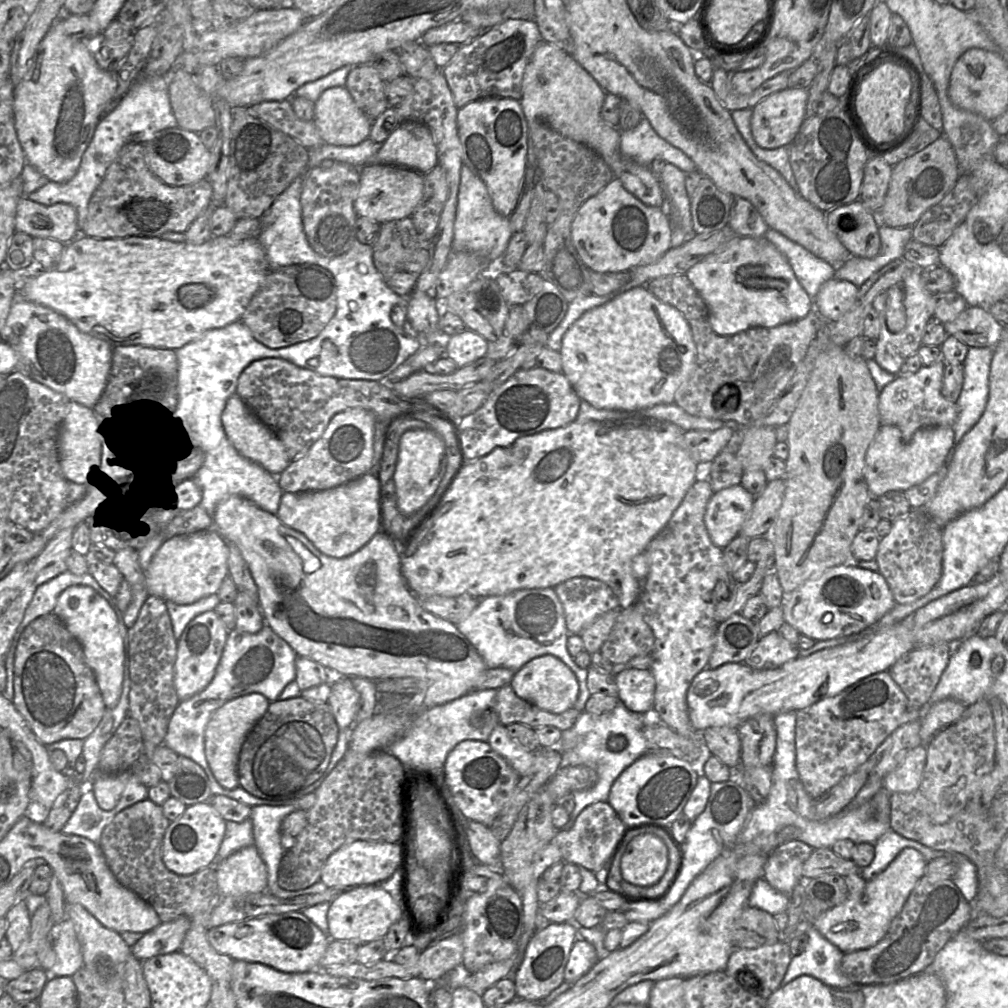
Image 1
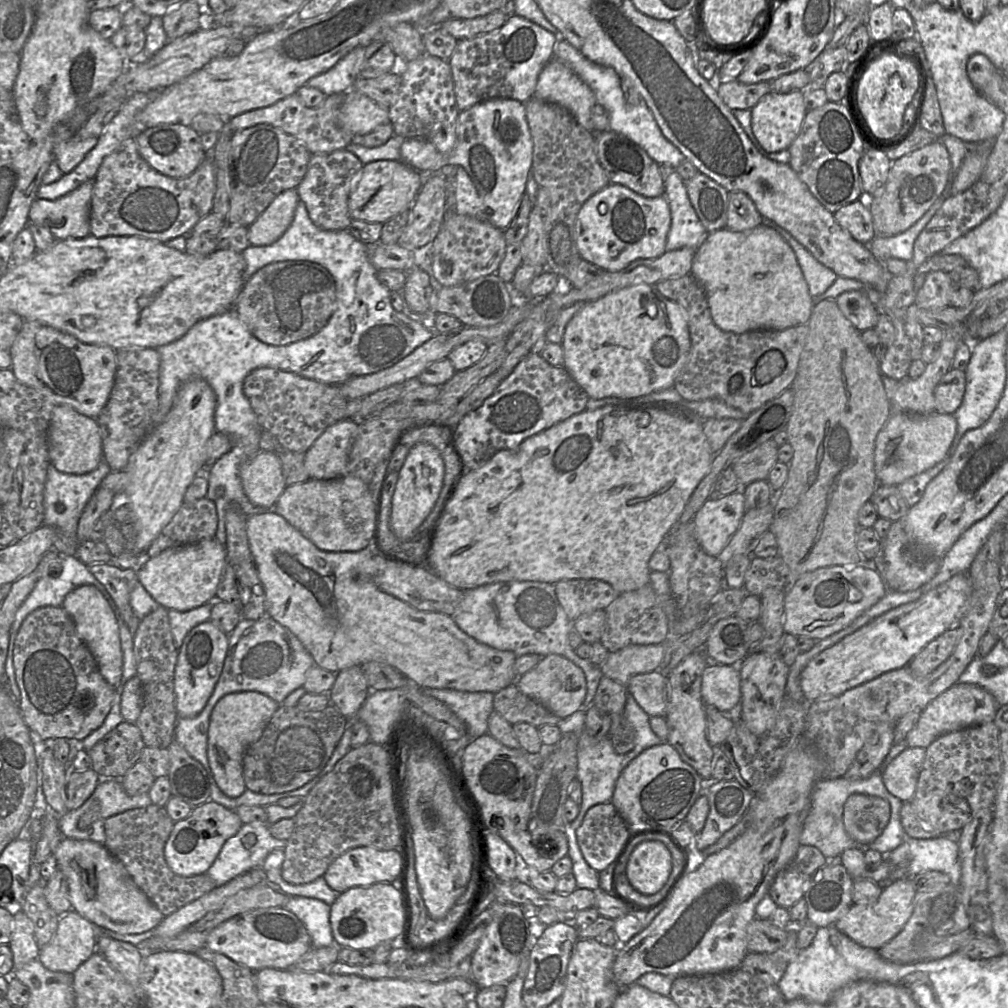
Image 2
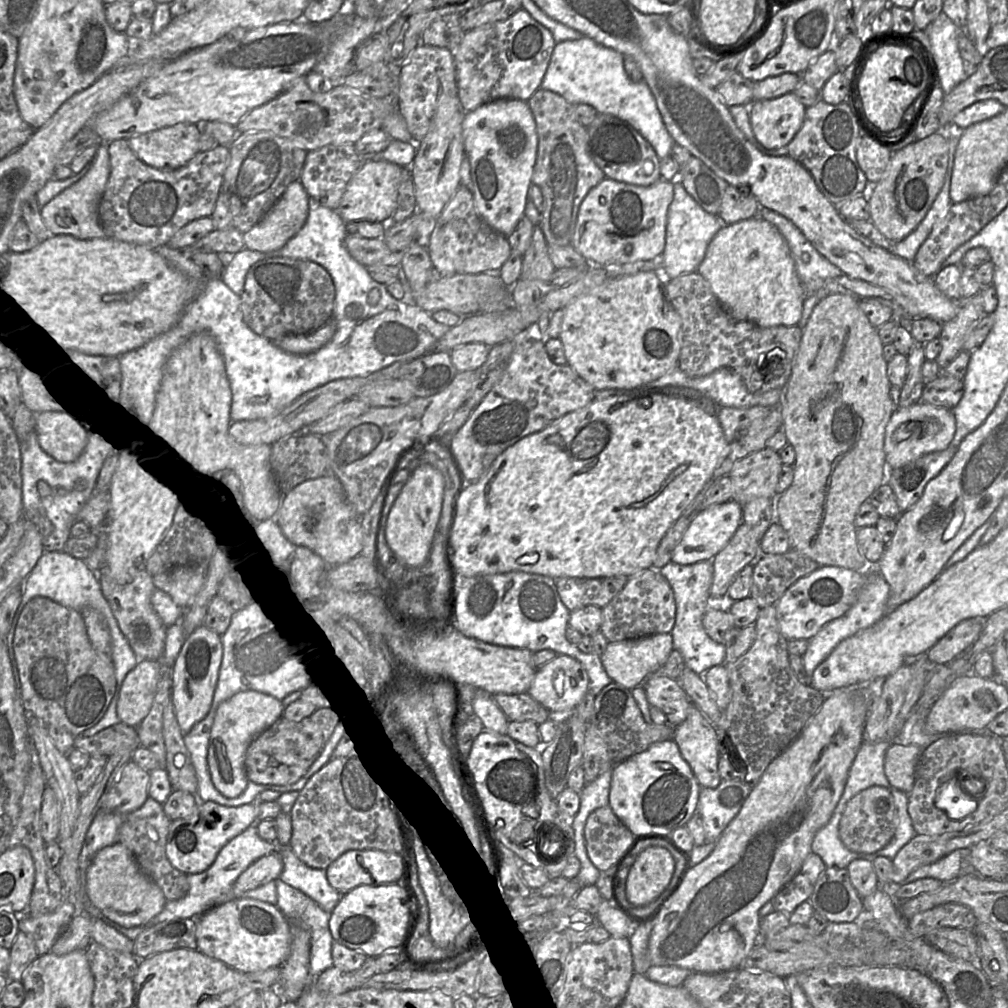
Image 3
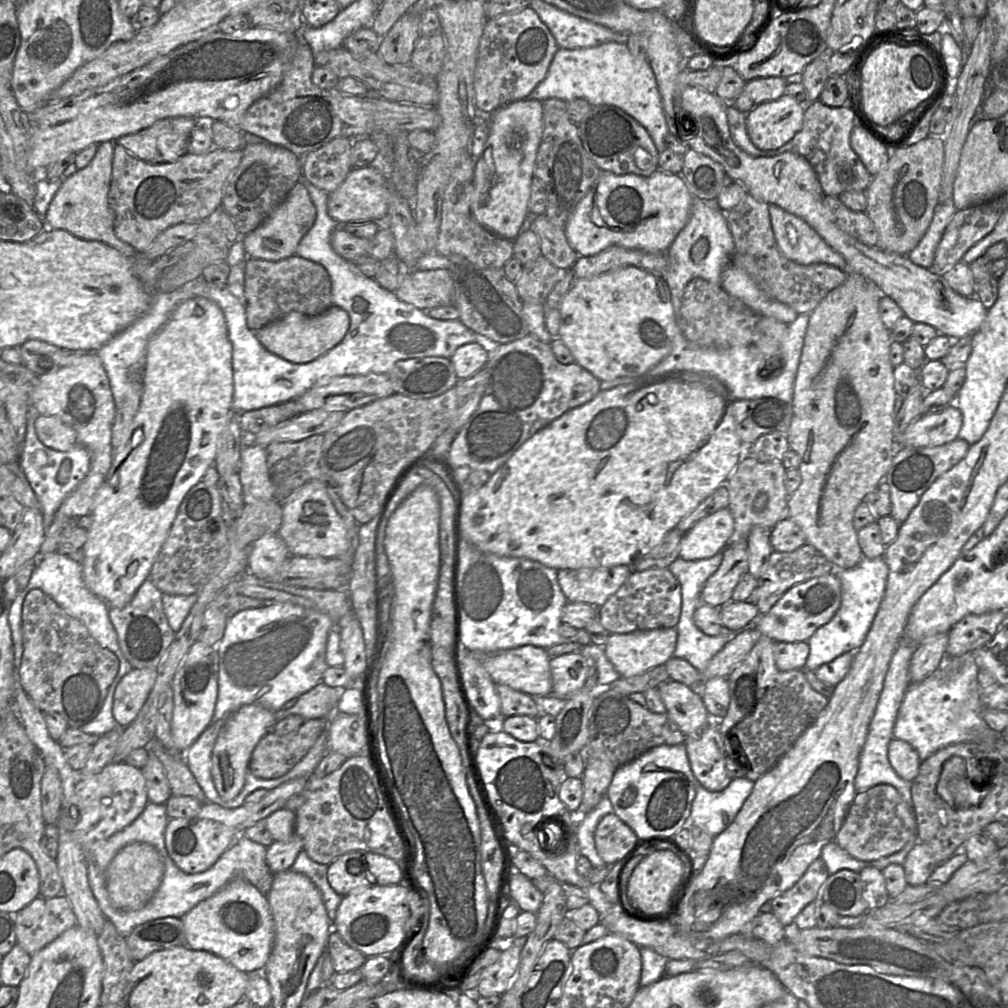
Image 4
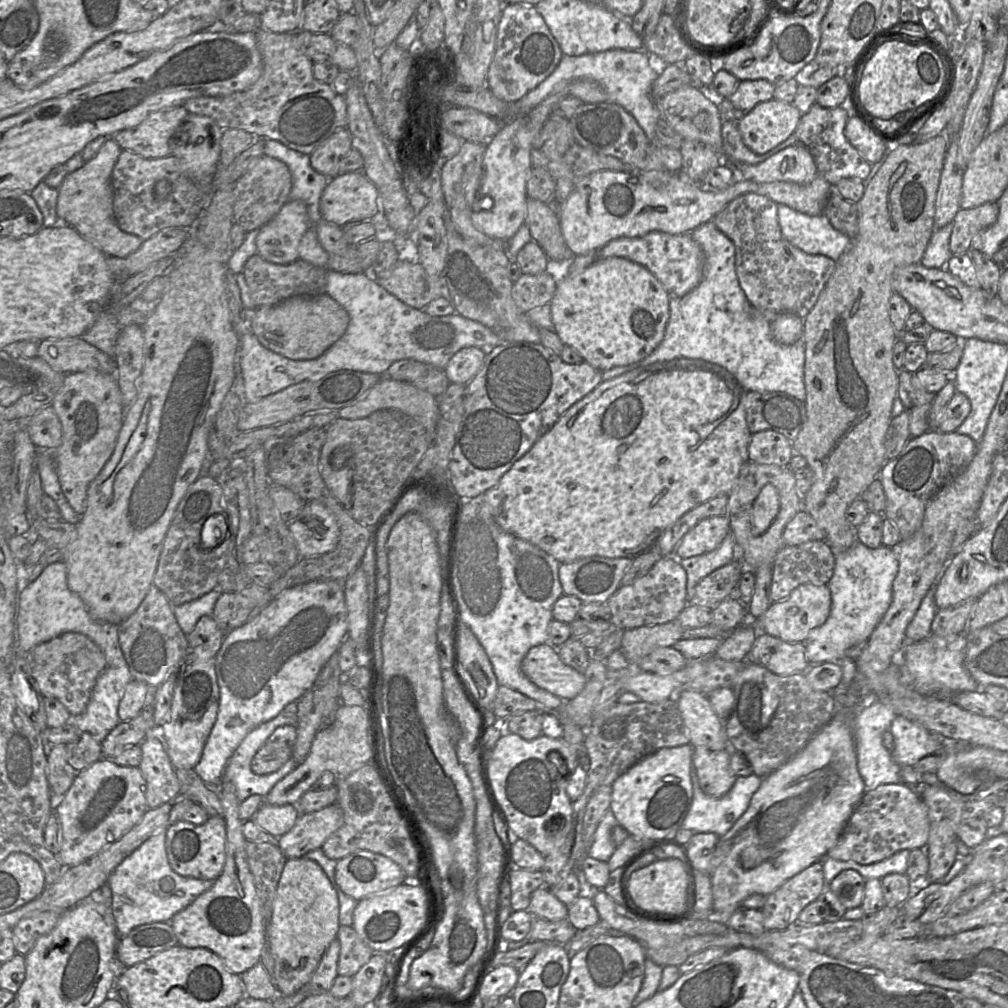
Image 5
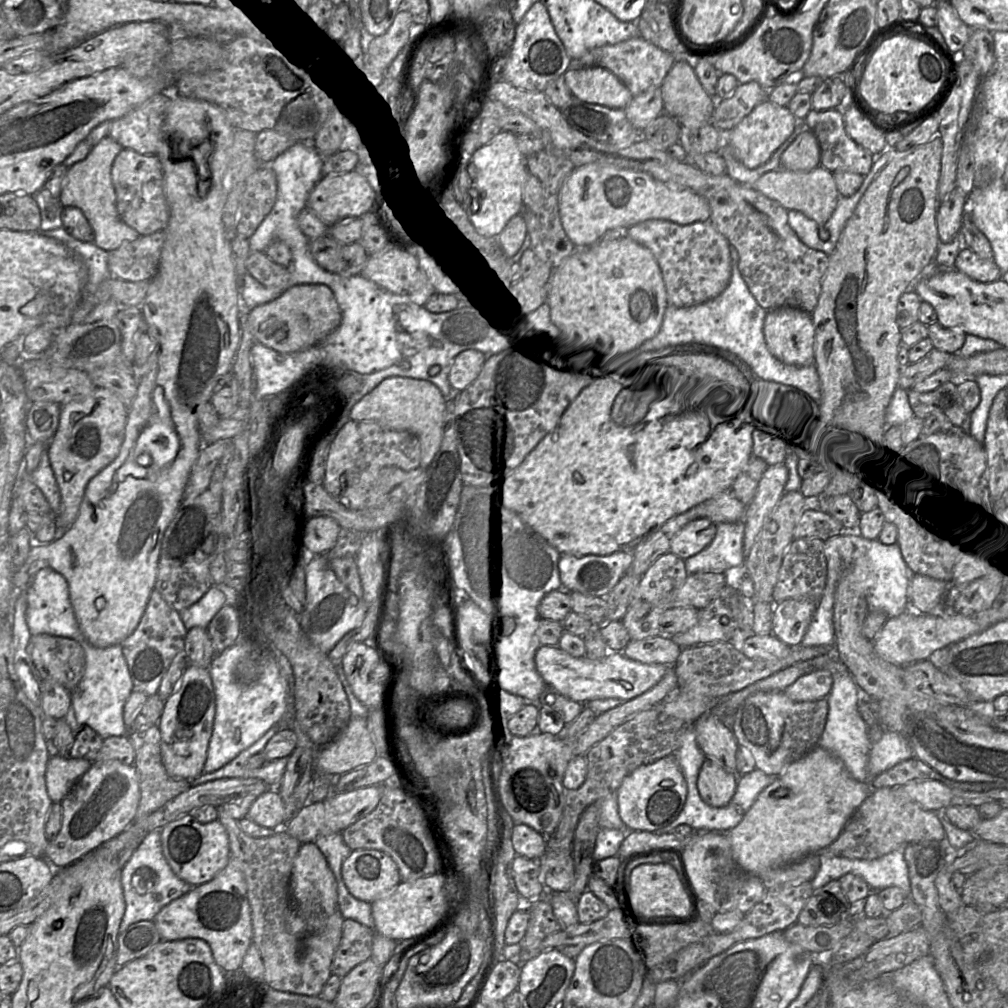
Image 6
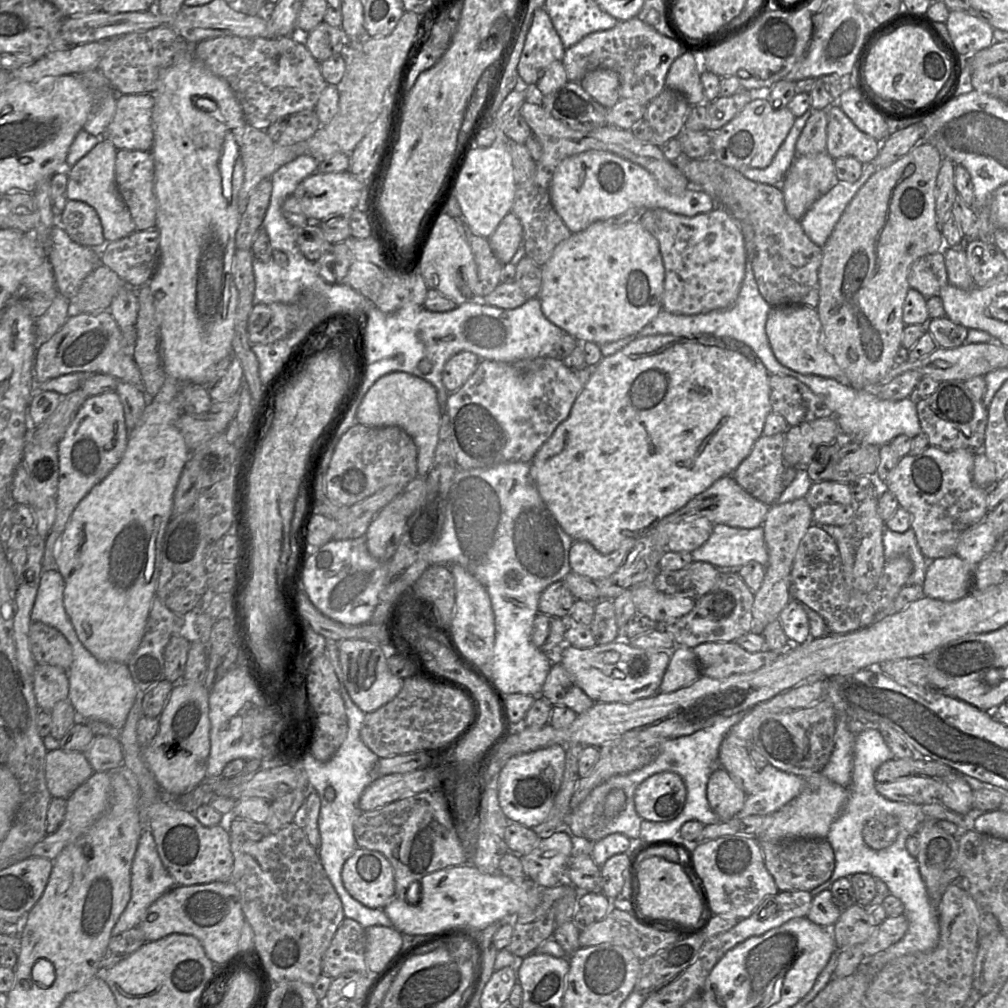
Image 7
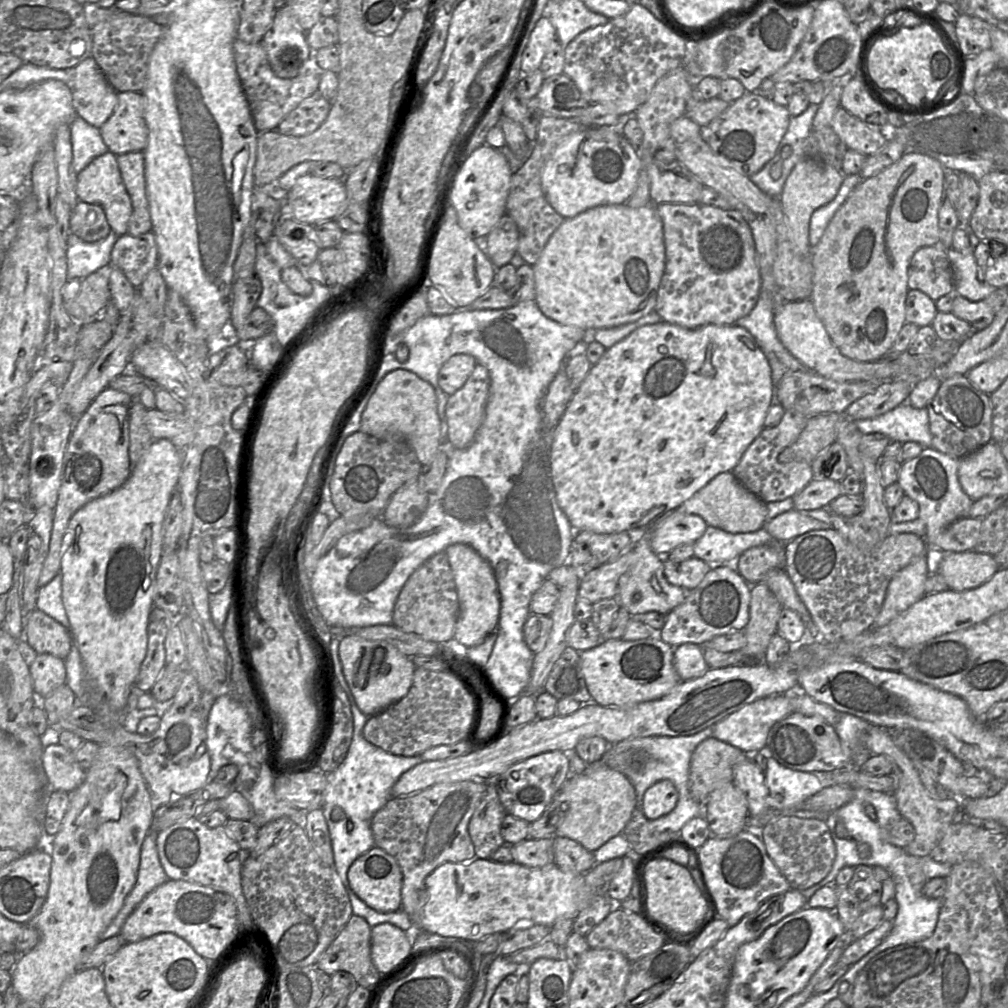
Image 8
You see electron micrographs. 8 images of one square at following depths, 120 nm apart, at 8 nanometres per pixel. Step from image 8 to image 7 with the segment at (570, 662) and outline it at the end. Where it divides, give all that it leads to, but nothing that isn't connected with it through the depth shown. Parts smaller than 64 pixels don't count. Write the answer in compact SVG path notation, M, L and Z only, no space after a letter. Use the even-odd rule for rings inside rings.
M553 663L542 687L542 696L552 705L564 705L582 714L594 705L594 701L573 681L565 667Z

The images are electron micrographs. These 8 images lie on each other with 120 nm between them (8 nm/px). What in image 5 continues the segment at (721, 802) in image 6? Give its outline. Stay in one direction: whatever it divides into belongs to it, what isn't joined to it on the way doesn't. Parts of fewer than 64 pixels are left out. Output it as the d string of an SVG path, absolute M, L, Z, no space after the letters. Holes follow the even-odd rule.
M696 747L692 752L692 766L702 791L711 797L724 796L733 787L737 776L729 765L731 749L710 750Z

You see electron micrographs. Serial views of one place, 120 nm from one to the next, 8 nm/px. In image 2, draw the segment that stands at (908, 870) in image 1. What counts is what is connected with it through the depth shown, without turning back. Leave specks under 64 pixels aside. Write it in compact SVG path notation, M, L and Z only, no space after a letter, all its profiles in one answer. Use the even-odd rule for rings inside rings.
M903 877L884 887L877 901L871 904L853 904L835 926L859 945L879 949L901 932L914 909L916 890L913 879Z

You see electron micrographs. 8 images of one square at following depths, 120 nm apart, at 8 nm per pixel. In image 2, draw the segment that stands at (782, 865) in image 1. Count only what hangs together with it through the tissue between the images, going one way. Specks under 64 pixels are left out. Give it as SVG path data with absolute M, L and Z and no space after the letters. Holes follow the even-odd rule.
M800 845L794 859L775 877L769 895L778 907L789 910L804 897L813 875L828 862L816 847Z

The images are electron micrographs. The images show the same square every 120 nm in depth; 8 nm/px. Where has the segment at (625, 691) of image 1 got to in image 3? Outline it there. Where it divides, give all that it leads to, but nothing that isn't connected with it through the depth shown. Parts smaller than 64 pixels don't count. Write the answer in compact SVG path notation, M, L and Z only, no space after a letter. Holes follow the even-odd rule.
M649 676L642 685L648 703L665 714L668 724L676 727L686 719L692 702L678 680L665 676Z

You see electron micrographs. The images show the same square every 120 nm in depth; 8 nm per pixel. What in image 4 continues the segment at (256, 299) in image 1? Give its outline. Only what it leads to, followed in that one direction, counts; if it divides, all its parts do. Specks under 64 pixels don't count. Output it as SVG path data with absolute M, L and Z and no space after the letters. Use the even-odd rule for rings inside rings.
M297 255L277 262L247 258L244 272L246 322L253 332L290 312L317 316L333 305L331 281L326 269Z

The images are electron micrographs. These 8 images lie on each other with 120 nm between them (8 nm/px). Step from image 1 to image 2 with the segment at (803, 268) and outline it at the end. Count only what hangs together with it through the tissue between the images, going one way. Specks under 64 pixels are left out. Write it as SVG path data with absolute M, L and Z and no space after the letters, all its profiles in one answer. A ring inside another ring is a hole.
M762 217L762 224L777 231L791 247L812 297L823 294L834 283L838 276L831 269L817 261L785 229L765 217Z

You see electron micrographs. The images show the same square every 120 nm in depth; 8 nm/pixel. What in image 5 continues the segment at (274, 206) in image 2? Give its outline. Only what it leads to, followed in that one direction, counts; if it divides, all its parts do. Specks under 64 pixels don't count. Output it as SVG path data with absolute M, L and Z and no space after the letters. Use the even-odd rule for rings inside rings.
M288 200L256 237L257 254L264 260L287 265L299 259L299 244L309 229L307 208L301 200Z

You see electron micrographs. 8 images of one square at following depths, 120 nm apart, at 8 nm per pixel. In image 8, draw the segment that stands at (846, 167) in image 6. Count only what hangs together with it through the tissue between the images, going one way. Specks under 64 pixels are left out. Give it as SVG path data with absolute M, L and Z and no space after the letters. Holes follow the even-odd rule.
M842 107L835 111L831 127L848 149L865 156L875 154L888 141L882 127L868 125Z

